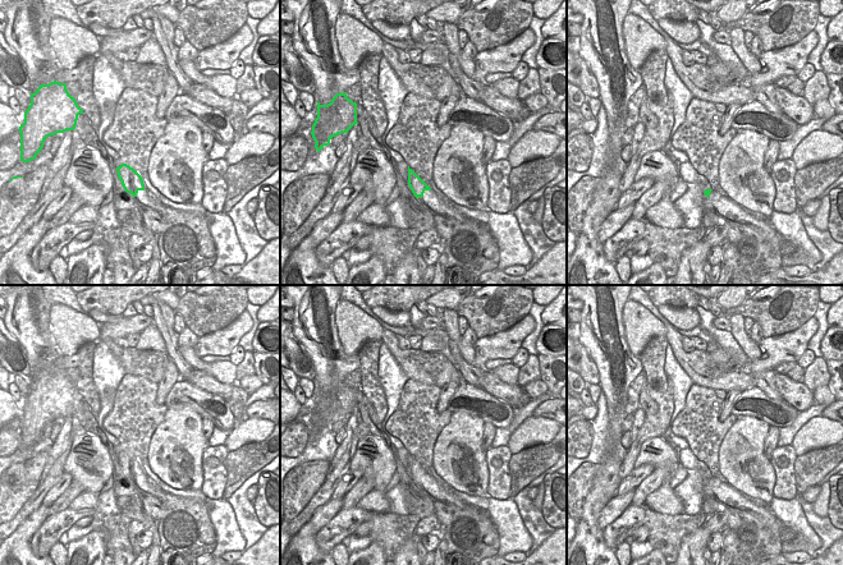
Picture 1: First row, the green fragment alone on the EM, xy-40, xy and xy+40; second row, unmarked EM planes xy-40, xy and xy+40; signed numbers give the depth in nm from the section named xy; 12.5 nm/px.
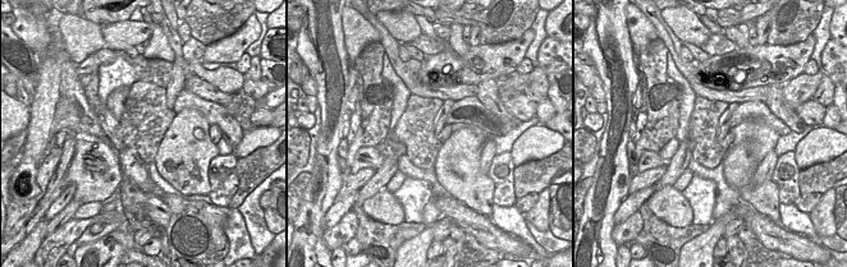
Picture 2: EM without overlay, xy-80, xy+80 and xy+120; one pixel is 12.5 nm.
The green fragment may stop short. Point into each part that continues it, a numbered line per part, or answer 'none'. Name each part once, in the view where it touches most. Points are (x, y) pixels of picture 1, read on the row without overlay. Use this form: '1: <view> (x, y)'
1: xy (431, 487)

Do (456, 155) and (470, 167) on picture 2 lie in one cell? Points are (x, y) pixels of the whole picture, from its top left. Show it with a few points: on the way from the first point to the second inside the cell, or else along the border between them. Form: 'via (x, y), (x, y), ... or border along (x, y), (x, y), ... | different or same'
via (459, 159), (466, 165) | same

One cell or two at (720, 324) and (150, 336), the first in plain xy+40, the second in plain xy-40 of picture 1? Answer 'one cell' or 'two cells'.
two cells

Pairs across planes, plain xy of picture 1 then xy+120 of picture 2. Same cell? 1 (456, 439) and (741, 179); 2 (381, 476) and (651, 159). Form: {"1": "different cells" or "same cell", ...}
{"1": "same cell", "2": "same cell"}

